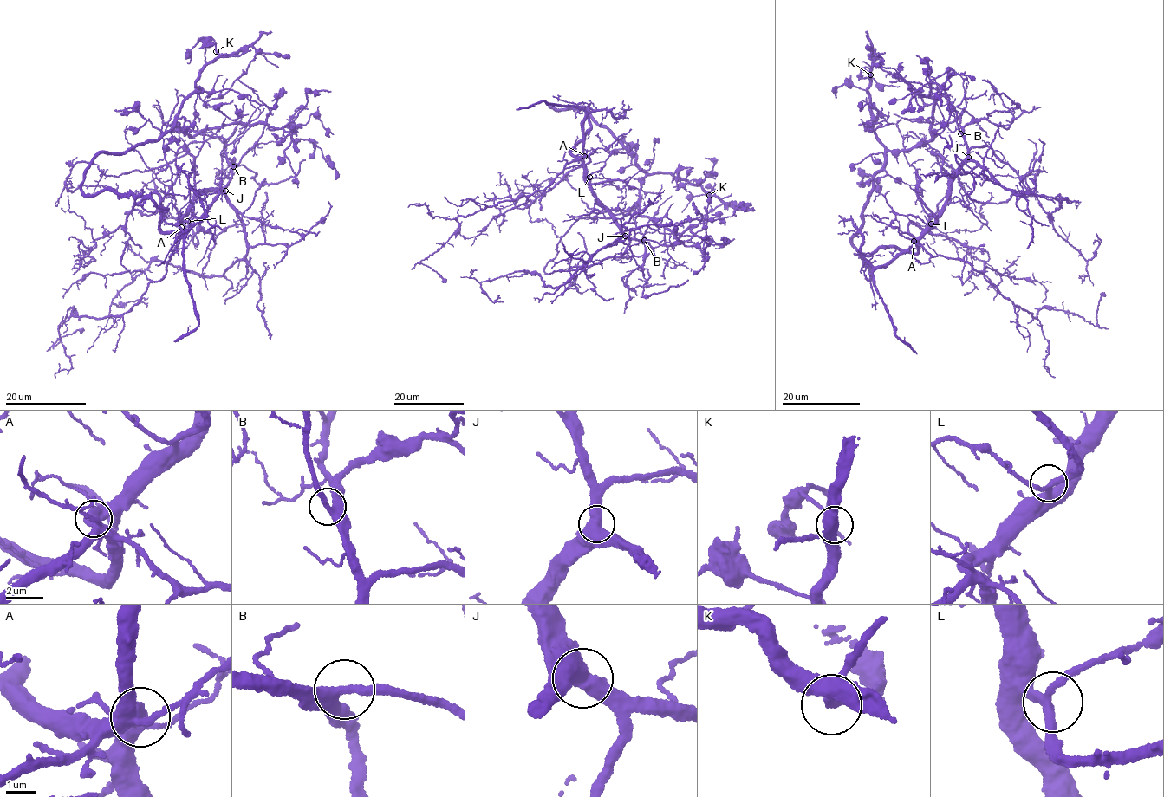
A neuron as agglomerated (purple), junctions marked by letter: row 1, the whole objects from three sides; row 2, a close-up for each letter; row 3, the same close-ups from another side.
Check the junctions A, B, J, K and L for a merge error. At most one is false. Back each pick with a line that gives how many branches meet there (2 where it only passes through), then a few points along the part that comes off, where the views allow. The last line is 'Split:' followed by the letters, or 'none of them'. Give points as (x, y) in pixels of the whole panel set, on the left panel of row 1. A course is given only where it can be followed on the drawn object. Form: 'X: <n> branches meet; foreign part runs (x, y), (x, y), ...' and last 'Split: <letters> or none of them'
Split: none of them

